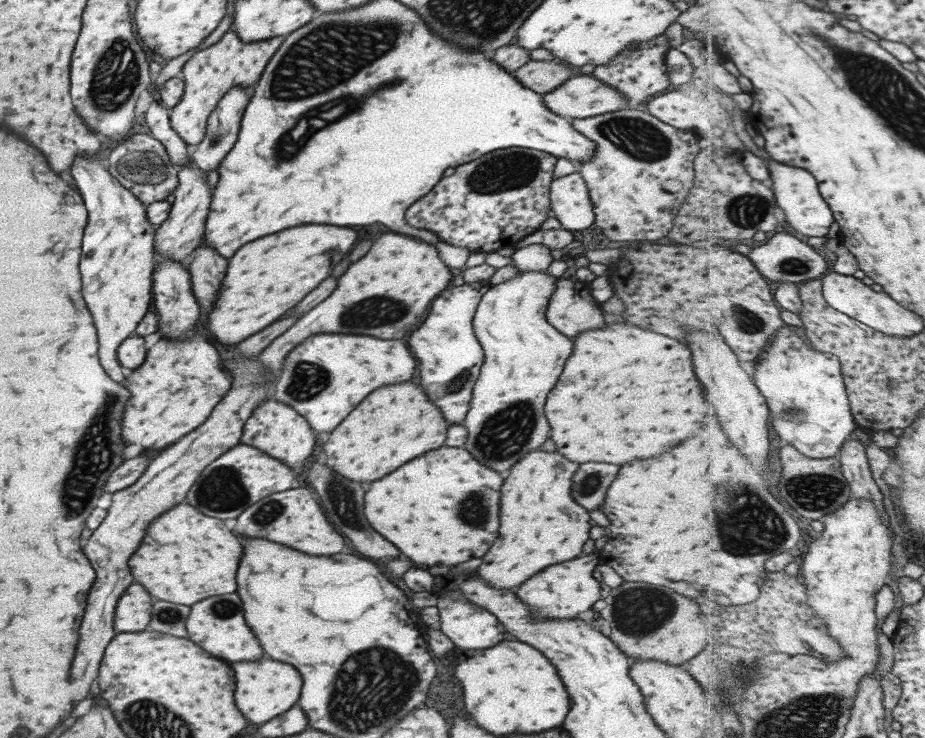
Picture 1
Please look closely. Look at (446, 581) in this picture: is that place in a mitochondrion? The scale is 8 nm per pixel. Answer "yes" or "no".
no

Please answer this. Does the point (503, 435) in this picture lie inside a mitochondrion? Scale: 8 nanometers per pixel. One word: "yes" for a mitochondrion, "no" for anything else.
yes

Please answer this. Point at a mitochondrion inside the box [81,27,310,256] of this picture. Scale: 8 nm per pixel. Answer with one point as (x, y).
(116, 74)

